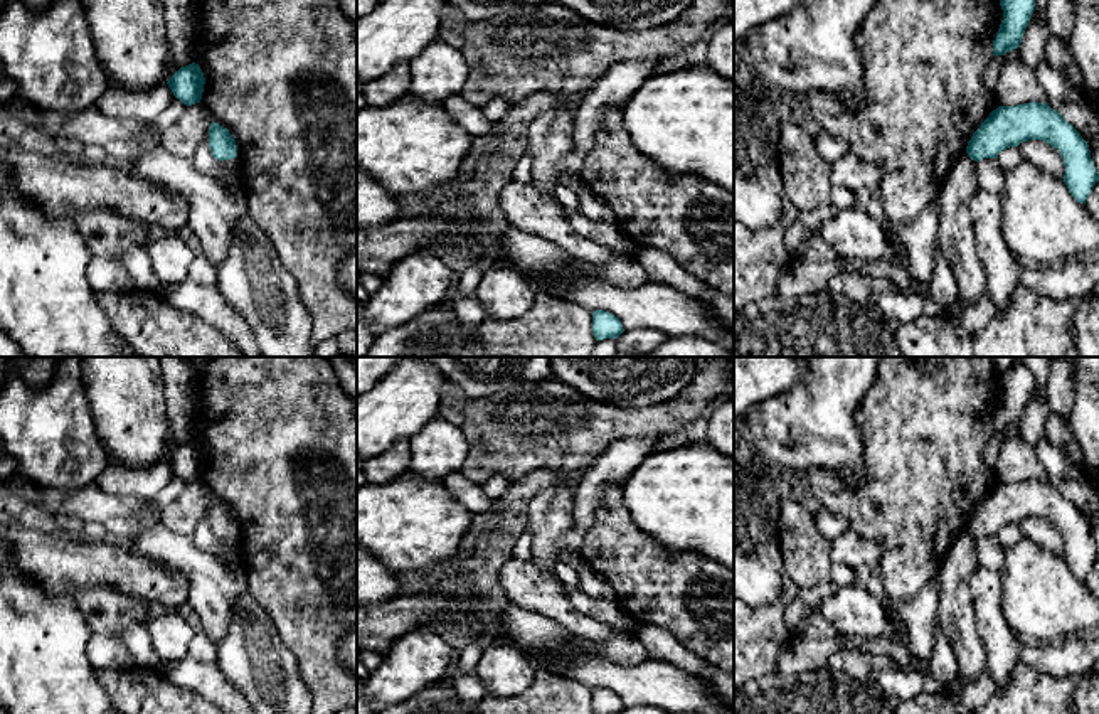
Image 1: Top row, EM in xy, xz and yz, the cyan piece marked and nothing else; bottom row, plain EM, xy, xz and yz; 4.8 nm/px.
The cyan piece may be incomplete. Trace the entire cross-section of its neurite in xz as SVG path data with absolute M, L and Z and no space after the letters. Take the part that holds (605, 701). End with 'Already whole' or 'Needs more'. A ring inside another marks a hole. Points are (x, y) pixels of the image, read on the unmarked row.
M592 689L592 712L594 714L619 714L624 709L618 694L609 689Z. Already whole

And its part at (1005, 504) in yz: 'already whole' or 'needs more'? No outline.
needs more

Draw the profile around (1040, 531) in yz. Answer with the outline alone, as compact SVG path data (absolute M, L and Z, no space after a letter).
M1028 517L1018 522L1022 536L1033 541L1043 551L1050 551L1057 556L1064 556L1065 544L1062 532L1057 525L1042 517Z

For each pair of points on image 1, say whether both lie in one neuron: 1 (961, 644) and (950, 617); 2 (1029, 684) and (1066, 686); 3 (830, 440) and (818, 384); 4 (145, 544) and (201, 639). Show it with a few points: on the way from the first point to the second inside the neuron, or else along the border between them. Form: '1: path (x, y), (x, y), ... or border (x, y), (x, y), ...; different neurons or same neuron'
1: path (961, 637), (956, 623); same neuron
2: path (1037, 686), (1057, 686); same neuron
3: path (820, 426), (820, 398); same neuron
4: border (202, 628), (216, 645); different neurons

